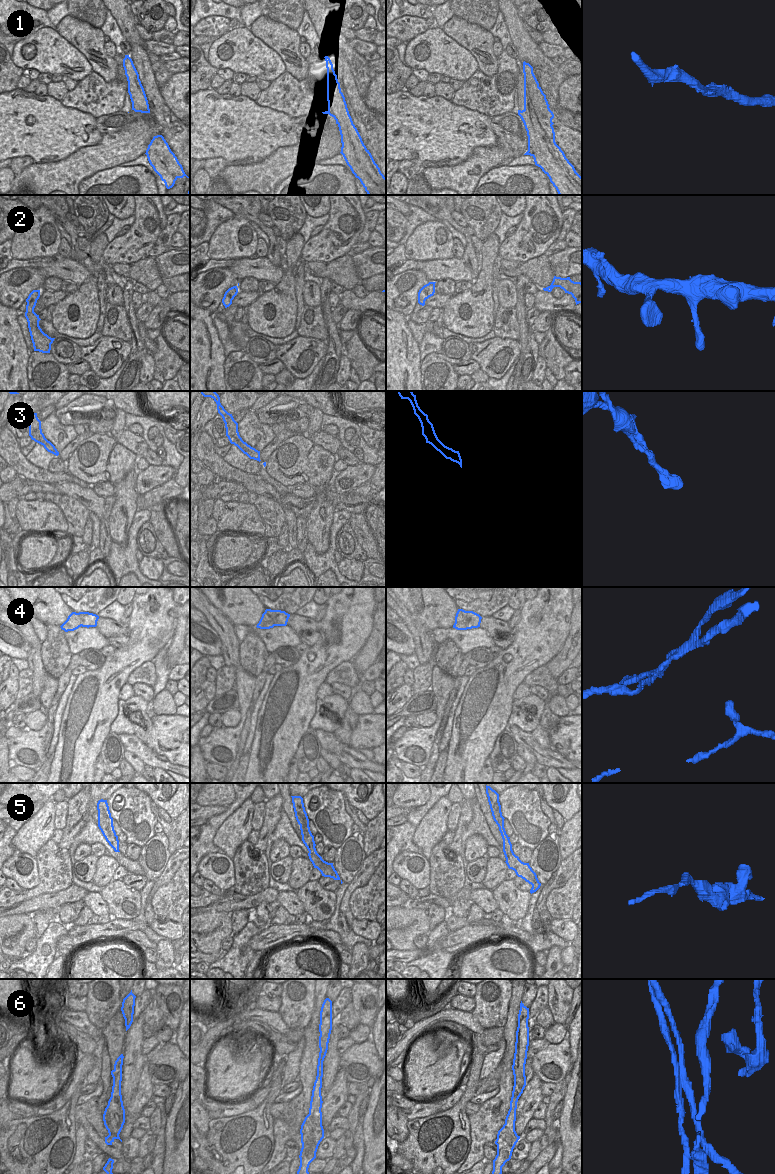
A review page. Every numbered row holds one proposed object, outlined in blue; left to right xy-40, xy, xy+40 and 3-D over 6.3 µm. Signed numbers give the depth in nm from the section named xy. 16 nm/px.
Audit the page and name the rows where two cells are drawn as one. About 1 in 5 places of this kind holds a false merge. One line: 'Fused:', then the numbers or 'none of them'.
Fused: 3, 4, 6

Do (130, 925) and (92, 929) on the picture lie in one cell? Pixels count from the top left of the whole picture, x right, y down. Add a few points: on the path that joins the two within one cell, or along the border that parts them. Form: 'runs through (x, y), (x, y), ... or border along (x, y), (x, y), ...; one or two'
runs through (121, 925), (116, 925), (111, 930), (101, 930); one

